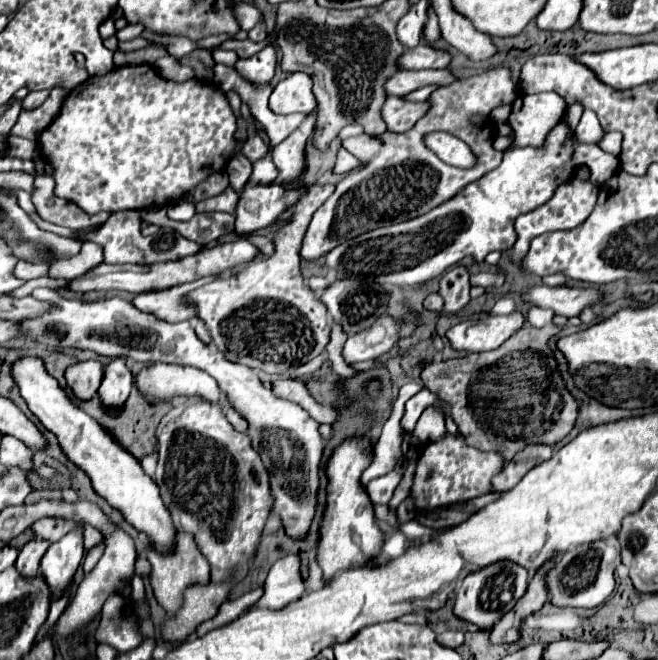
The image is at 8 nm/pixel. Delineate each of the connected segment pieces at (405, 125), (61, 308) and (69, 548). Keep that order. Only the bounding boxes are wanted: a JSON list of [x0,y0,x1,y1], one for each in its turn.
[[383,96,427,132],[21,288,323,538],[41,530,83,600]]

